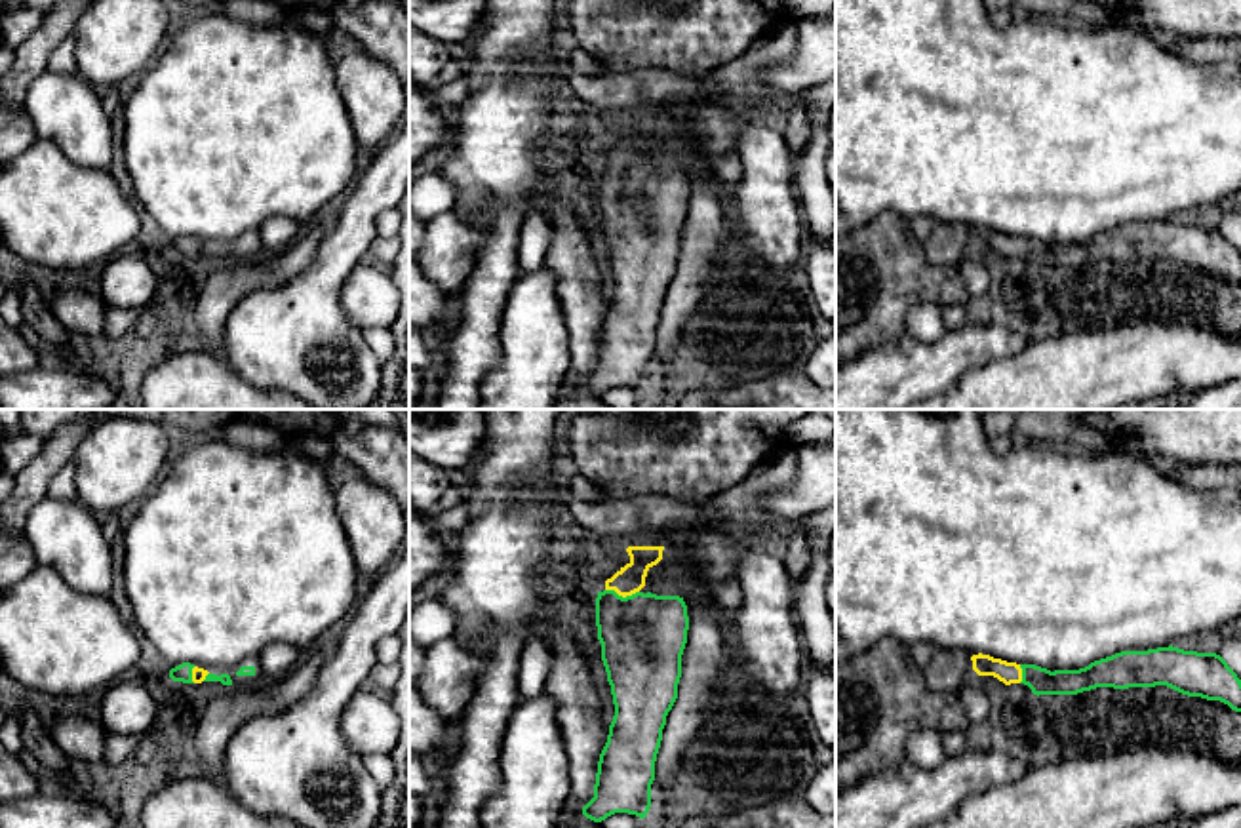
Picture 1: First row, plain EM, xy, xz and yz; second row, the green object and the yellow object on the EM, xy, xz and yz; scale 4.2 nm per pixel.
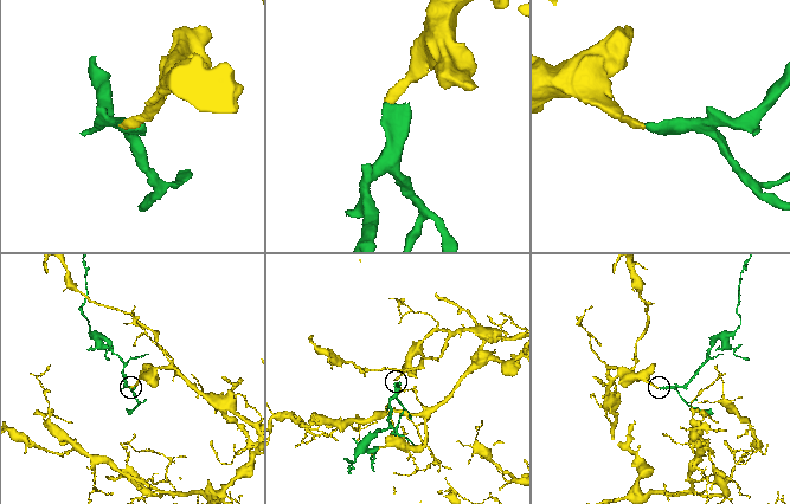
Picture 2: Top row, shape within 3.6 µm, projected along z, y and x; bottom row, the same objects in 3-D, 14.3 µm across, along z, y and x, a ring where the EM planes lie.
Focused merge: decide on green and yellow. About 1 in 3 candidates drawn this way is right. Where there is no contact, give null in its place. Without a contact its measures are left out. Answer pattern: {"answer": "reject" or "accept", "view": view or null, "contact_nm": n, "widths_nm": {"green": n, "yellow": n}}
{"answer": "accept", "view": "xz", "contact_nm": 140, "widths_nm": {"green": 360, "yellow": 120}}

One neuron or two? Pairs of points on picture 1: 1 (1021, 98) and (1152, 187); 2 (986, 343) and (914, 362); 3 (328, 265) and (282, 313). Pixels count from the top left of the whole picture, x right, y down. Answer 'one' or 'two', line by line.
1: one
2: one
3: one

